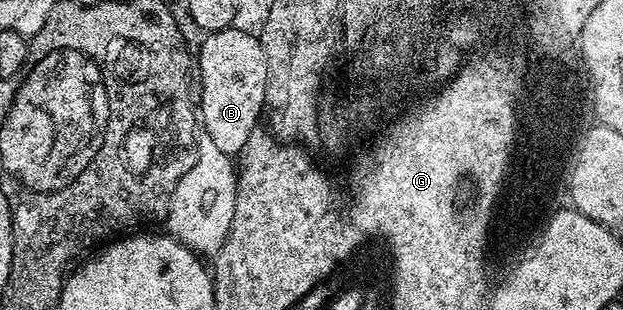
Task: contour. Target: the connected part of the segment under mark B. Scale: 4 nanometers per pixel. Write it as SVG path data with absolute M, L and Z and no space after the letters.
M231 27L215 33L207 33L201 39L202 46L196 49L196 73L202 76L202 109L200 105L200 125L208 135L212 135L212 143L220 147L220 151L237 155L242 152L244 143L248 143L248 135L259 128L266 107L266 80L268 79L268 59L264 59L264 47L257 36L254 37L246 29Z

